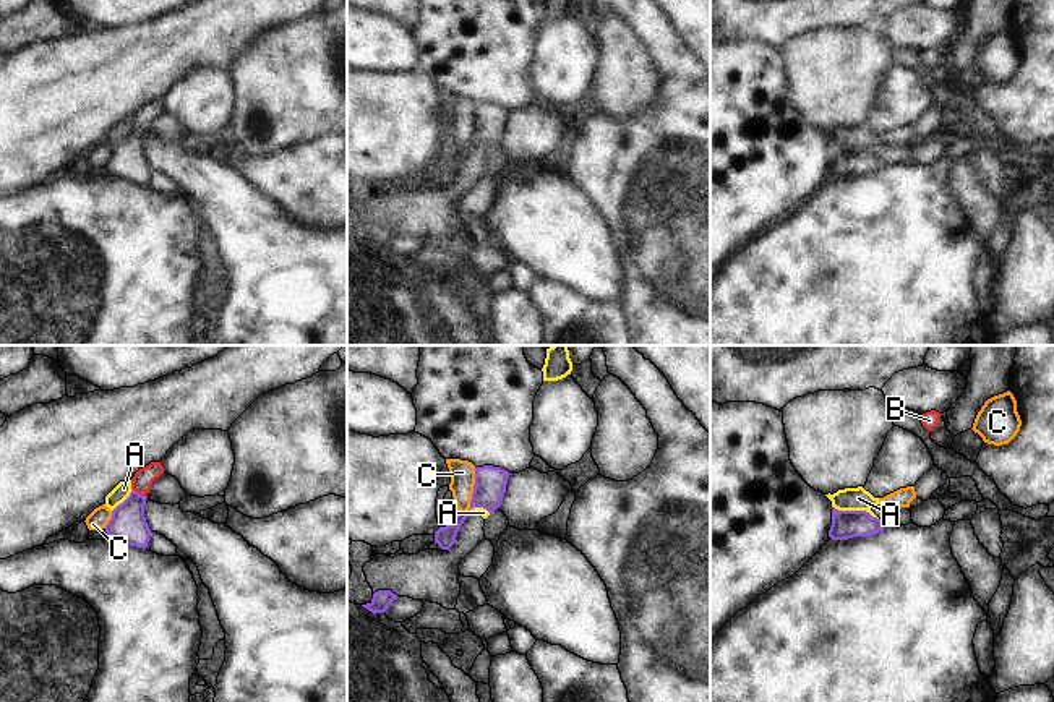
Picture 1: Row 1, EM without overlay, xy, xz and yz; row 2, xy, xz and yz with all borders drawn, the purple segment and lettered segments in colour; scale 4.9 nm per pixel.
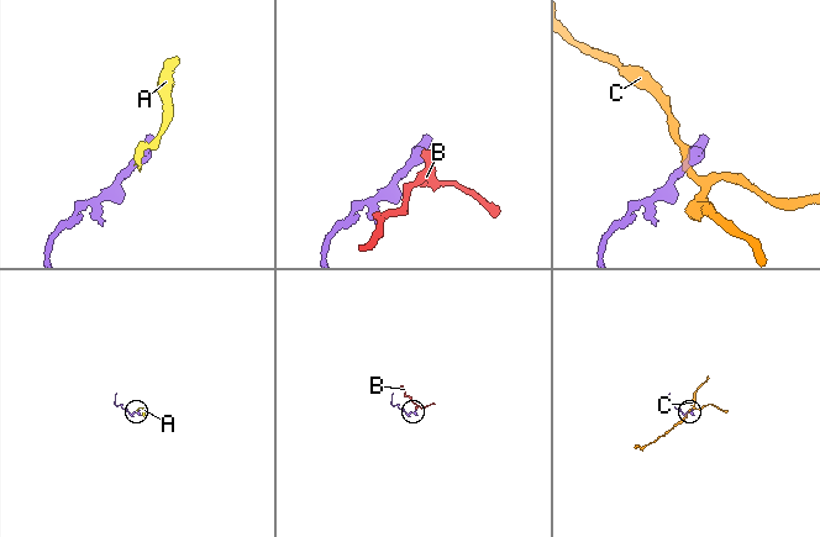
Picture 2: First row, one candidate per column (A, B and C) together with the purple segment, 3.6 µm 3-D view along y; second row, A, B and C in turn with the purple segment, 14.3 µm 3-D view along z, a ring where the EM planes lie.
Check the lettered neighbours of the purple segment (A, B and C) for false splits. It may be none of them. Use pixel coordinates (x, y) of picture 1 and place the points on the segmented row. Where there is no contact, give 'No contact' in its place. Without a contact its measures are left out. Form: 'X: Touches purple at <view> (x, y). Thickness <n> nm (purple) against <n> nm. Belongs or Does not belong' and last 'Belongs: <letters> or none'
A: Touches purple at yz (856, 511). Thickness 140 nm (purple) against 110 nm. Does not belong
B: Touches purple at xy (138, 493). Thickness 180 nm (purple) against 100 nm. Belongs
C: Touches purple at xz (474, 492). Thickness 160 nm (purple) against 130 nm. Does not belong
Belongs: B

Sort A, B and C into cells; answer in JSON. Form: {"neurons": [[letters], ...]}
{"neurons": [["A"], ["B"], ["C"]]}

